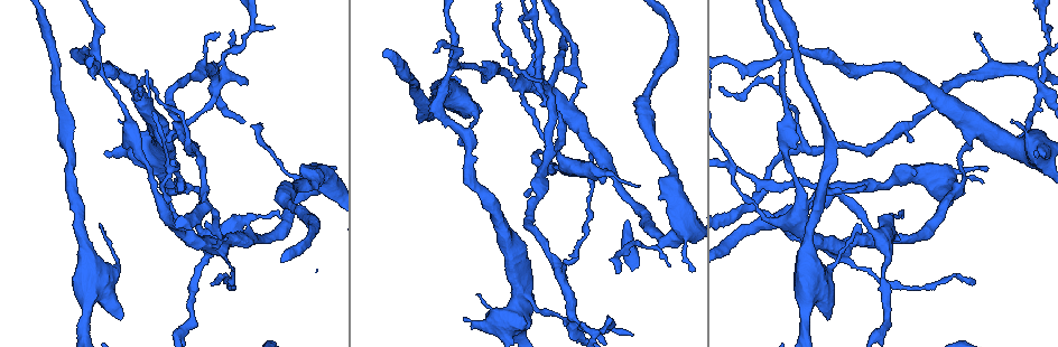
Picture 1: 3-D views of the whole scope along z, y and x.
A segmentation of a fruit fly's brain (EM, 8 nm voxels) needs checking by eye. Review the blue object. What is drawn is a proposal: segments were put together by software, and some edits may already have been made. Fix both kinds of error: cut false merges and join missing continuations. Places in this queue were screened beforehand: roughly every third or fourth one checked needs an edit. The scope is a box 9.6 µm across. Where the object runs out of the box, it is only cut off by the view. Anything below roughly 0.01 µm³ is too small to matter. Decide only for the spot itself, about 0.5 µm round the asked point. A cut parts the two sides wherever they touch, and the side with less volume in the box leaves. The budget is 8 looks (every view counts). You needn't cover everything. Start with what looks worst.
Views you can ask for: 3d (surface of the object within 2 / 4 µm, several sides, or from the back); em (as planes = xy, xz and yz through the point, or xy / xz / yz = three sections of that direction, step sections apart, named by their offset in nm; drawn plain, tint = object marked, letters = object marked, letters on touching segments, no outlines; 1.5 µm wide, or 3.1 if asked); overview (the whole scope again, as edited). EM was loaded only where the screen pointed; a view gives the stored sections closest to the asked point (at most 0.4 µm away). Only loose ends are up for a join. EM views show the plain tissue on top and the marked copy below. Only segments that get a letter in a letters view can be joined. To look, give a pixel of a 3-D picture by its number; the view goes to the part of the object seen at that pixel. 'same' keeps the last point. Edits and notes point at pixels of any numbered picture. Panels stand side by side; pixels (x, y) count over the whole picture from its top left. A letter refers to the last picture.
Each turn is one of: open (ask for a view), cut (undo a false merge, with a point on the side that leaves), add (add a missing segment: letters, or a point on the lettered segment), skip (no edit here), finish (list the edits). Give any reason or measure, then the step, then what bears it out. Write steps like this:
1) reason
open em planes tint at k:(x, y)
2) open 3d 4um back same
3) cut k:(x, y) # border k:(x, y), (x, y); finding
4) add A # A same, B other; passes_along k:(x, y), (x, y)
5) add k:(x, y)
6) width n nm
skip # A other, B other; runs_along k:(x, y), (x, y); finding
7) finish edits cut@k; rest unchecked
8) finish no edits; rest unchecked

sharp bend
open 3d 2um at 1:(730, 166)

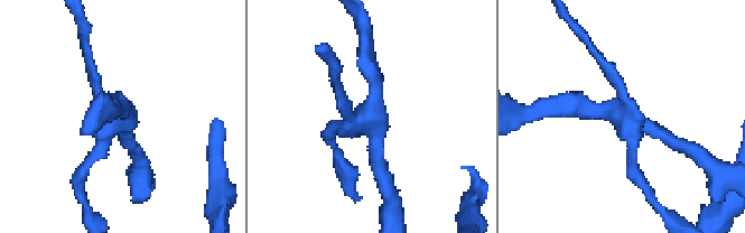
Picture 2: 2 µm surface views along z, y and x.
now the EM
open em xz step 4 tint at 2:(365, 116)

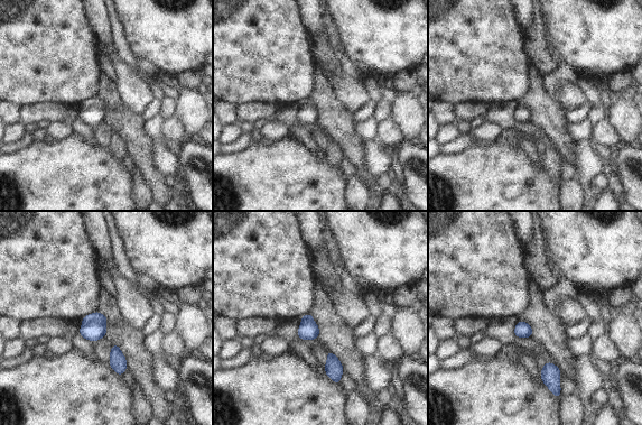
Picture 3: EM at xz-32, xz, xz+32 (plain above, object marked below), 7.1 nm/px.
another direction
open em planes letters same

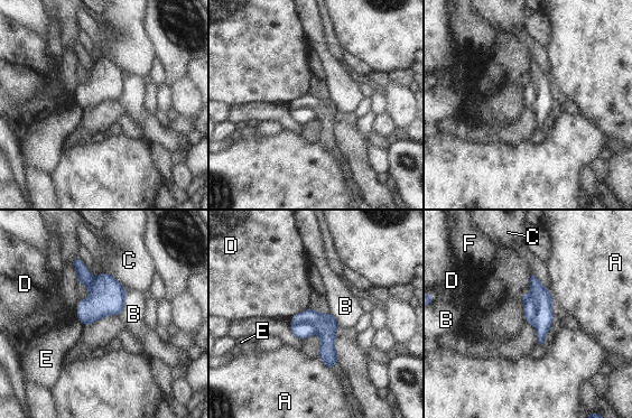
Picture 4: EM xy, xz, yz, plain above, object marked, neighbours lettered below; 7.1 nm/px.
width 180 nm
cut 4:(303, 331) # A other, B other, C other, D other, E other, F other; border 4:(293, 323), (309, 323), (315, 333); two neurons meet here

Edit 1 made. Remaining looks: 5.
see it whole again
open overview

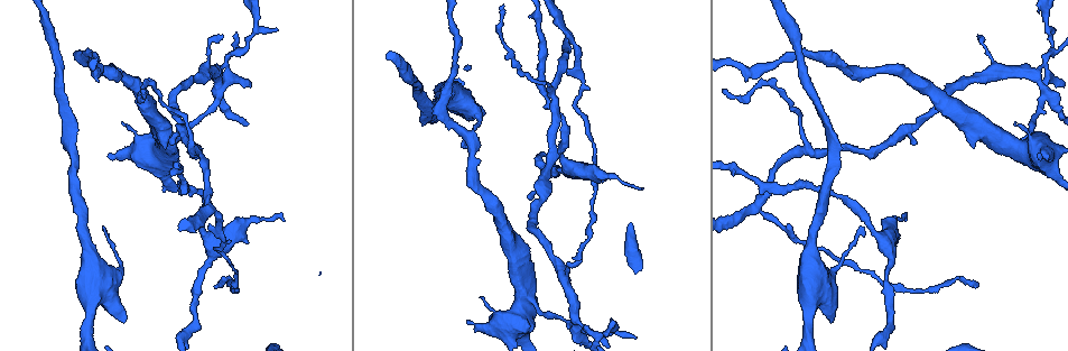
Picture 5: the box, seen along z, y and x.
tapers out
open em xz step 8 letters at 5:(580, 260)

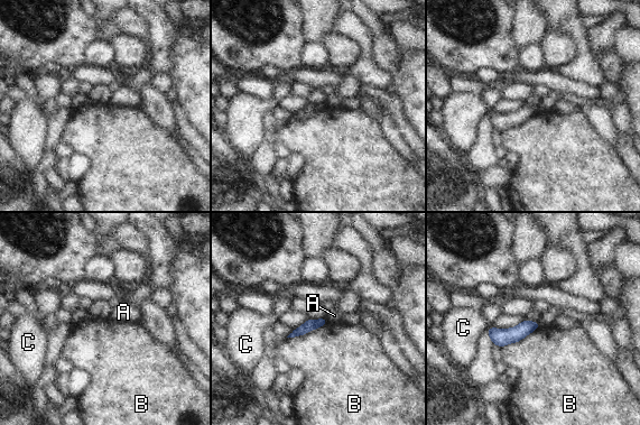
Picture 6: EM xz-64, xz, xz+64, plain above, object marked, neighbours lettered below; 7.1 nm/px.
skip # A other, B other, C other; border 6:(327, 321), (303, 334), (287, 338); no lettered segment goes on from it

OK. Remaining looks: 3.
finish edits cut@4; rest unchecked

